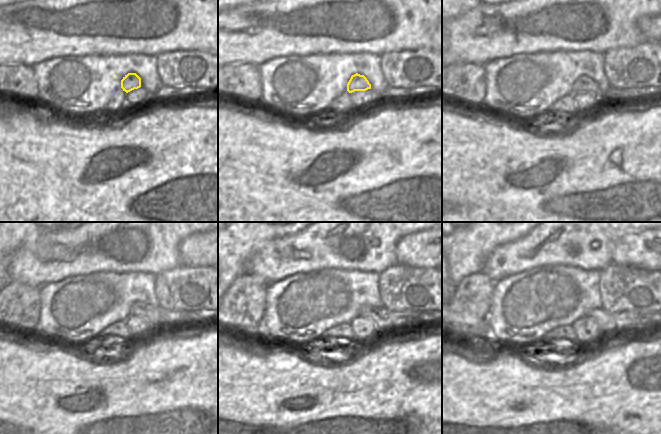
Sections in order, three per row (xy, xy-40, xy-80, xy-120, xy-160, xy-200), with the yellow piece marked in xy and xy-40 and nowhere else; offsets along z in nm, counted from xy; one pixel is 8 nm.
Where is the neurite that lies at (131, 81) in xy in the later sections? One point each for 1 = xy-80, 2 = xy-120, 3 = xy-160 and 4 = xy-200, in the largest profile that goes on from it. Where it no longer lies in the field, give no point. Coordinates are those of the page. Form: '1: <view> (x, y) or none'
1: xy-80 (583, 84)
2: xy-120 (157, 316)
3: xy-160 (384, 319)
4: xy-200 (608, 322)

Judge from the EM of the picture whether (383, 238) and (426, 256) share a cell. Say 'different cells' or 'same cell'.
different cells

